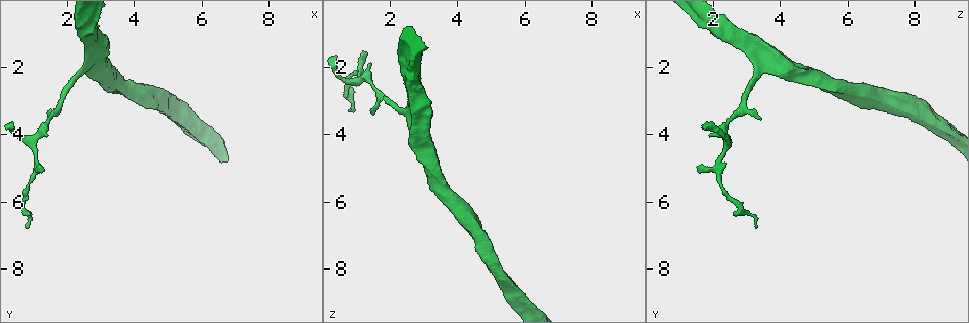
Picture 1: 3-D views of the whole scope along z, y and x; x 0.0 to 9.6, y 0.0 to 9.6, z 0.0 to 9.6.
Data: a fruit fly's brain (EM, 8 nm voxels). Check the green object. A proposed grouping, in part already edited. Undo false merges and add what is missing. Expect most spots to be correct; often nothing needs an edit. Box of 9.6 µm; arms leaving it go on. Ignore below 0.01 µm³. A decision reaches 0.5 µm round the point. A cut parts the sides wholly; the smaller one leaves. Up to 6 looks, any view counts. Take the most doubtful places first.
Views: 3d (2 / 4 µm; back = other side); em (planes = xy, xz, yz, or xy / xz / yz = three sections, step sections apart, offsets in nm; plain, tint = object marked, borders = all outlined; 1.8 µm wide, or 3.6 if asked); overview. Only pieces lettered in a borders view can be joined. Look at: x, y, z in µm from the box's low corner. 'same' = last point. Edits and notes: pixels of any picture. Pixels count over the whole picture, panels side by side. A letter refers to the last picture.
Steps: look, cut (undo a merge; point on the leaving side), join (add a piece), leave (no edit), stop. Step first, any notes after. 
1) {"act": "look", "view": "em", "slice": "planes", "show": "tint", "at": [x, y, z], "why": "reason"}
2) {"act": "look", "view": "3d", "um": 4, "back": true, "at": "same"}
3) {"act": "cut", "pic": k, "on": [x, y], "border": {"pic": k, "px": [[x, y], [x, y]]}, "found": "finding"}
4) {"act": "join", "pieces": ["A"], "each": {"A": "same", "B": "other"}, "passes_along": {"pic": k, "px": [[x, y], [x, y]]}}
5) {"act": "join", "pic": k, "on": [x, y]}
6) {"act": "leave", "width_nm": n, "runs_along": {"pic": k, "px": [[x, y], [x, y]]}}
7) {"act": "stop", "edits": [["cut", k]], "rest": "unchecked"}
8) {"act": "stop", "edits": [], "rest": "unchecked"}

{"act": "look", "view": "3d", "um": 4, "at": [1.35, 5.10, 1.70], "why": "branch stops here"}

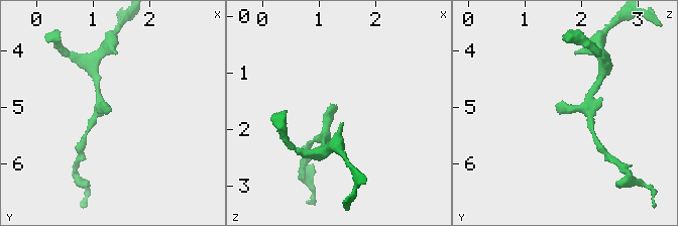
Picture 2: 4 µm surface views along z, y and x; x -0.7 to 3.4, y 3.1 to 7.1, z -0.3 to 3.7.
{"act": "look", "view": "em", "slice": "planes", "show": "borders", "at": [1.30, 5.05, 1.65]}

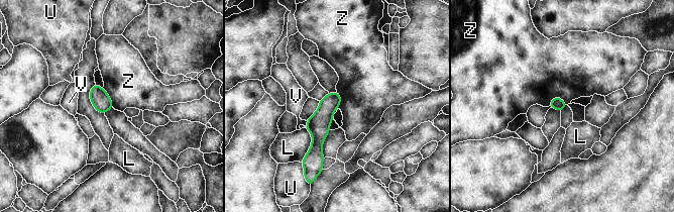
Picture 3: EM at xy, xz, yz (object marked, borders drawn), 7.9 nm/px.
{"act": "leave", "each": {"L": "other", "U": "other", "V": "other", "Z": "other"}, "runs_along": {"pic": 3, "px": [[336, 95], [319, 123], [316, 162]]}, "found": "none of them fits"}

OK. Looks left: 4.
{"act": "look", "view": "em", "slice": "planes", "show": "borders", "at": [0.80, 6.80, 3.35], "why": "free end"}

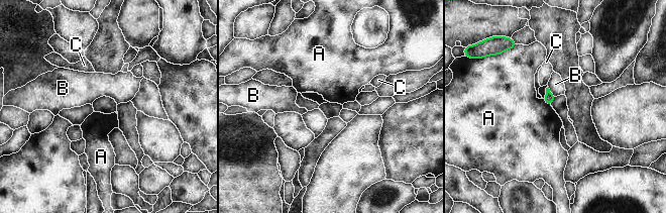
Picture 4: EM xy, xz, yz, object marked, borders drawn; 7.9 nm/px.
{"act": "leave", "longest_contact_nm": ["B", 110], "each": {"A": "other", "B": "other", "C": "other"}, "border": {"pic": 4, "px": [[543, 99], [550, 105]]}, "found": "none of them fits"}

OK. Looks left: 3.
{"act": "look", "view": "3d", "um": 2, "at": [1.50, 3.60, 3.45], "why": "an open end"}

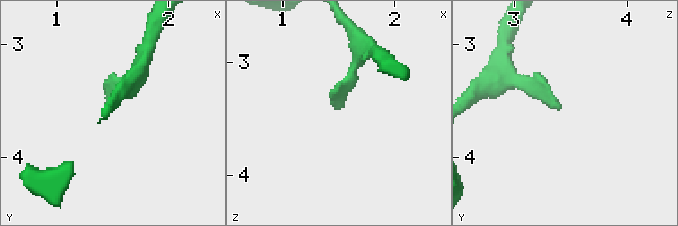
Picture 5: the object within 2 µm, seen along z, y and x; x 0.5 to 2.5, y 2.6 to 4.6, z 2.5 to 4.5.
{"act": "look", "view": "em", "slice": "planes", "show": "borders", "at": [1.48, 3.58, 3.38]}

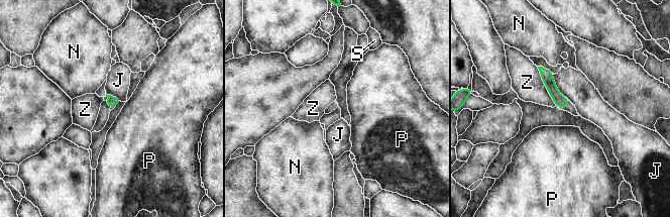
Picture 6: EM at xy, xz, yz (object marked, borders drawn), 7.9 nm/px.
{"act": "leave", "width_nm": 90, "each": {"J": "other", "N": "other", "P": "other", "S": "other", "Z": "other"}, "border": {"pic": 6, "px": [[537, 67], [542, 82], [555, 105]]}, "found": "no lettered piece goes on from it"}

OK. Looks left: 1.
{"act": "stop", "edits": [], "rest": "unchecked"}

